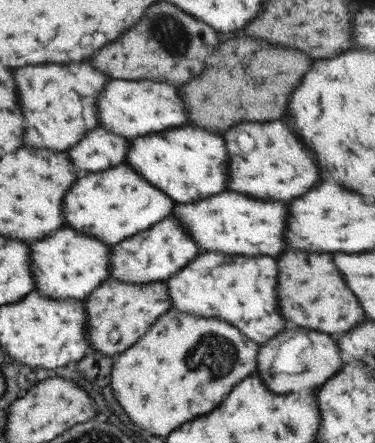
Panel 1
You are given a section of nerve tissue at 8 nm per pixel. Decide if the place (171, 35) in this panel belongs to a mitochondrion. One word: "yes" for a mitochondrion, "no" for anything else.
yes

